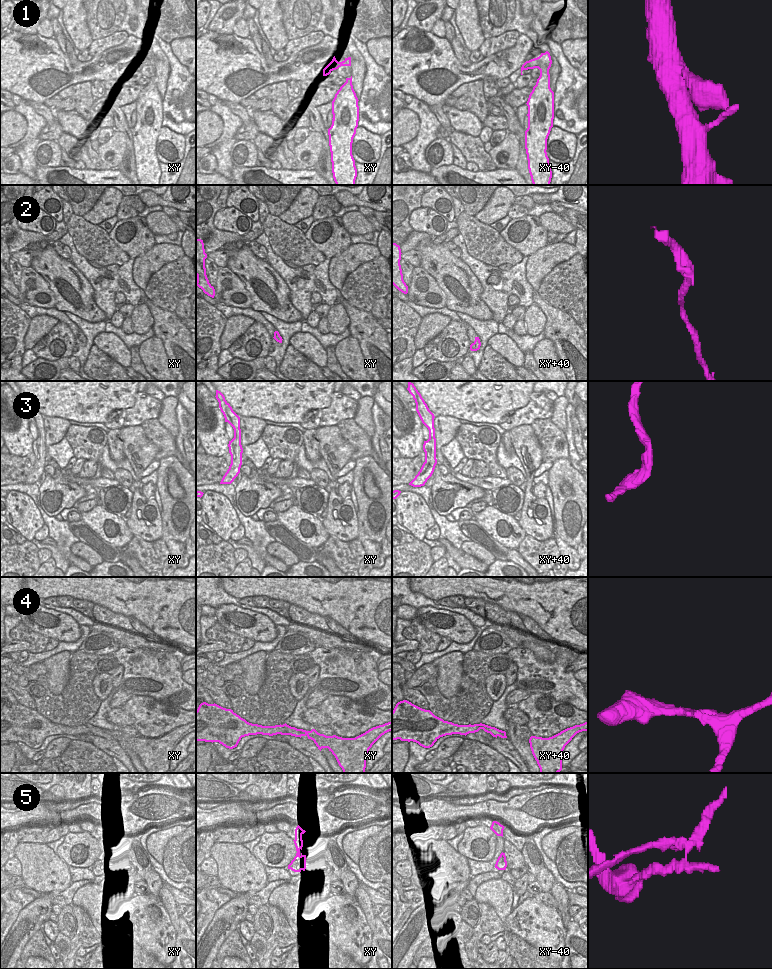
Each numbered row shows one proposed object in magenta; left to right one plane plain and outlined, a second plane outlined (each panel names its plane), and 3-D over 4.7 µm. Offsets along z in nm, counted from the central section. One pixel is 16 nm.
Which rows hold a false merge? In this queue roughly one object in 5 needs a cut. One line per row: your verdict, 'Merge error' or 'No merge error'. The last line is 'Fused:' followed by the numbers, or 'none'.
1: No merge error
2: No merge error
3: No merge error
4: No merge error
5: Merge error
Fused: 5

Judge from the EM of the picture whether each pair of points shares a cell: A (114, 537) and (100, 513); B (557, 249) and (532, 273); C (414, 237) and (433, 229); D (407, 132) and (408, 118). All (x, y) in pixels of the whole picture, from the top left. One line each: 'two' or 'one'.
A: one
B: one
C: two
D: one

